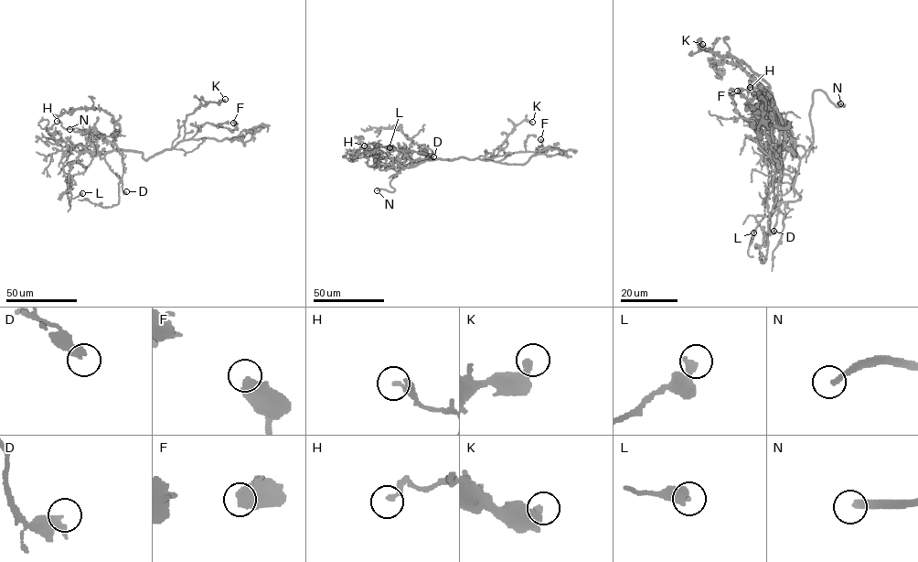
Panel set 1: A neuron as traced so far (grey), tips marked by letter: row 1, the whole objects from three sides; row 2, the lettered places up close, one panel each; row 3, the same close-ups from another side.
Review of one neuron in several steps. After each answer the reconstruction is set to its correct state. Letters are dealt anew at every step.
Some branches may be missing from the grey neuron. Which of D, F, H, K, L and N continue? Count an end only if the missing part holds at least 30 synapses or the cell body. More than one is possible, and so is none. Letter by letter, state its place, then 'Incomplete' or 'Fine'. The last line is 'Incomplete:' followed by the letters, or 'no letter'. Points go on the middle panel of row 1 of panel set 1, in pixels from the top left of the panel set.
D: Place: (433, 156). Fine
F: Place: (540, 139). Fine
H: Place: (364, 145). Fine
K: Place: (532, 122). Fine
L: Place: (389, 147). Fine
N: Place: (377, 190). Incomplete
Incomplete: N

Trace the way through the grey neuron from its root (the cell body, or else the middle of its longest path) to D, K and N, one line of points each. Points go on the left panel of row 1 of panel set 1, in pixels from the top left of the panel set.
D: (144, 157), (141, 153), (119, 151), (123, 167), (122, 189), (126, 191)
K: (144, 157), (148, 159), (165, 150), (172, 149), (183, 139), (187, 115), (199, 105), (225, 99)
N: (144, 157), (141, 153), (123, 150), (92, 156), (86, 145), (89, 124), (82, 124), (87, 130), (69, 129)

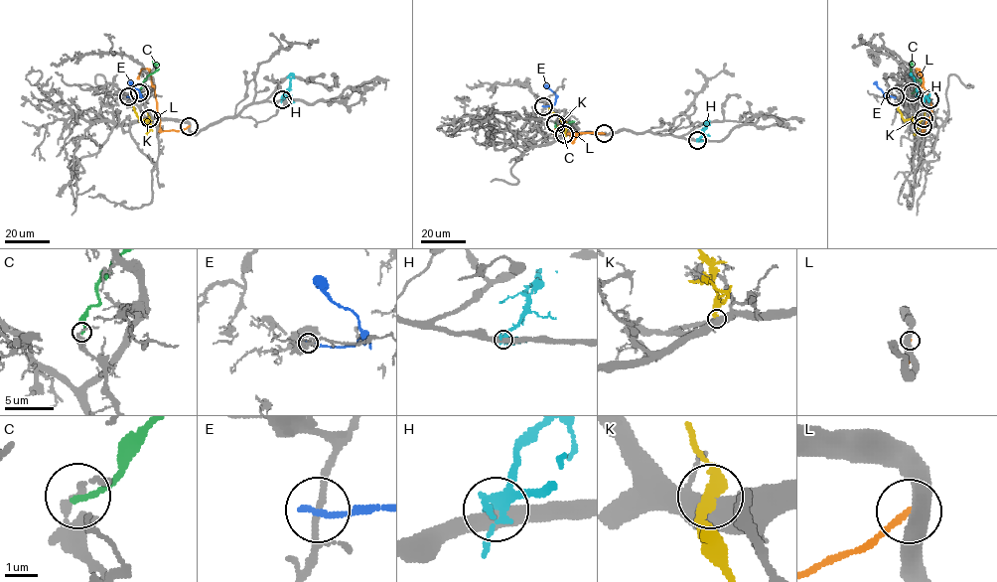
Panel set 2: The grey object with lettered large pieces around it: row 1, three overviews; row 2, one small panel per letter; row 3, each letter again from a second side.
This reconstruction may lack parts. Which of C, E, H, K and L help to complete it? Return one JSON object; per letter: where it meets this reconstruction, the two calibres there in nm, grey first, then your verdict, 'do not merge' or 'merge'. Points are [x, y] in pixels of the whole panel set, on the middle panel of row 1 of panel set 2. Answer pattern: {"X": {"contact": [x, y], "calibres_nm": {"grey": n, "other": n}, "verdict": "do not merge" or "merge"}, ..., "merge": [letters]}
{"C": {"contact": [555, 123], "calibres_nm": {"grey": 170, "other": 180}, "verdict": "do not merge"}, "E": {"contact": [543, 106], "calibres_nm": {"grey": 150, "other": 220}, "verdict": "do not merge"}, "H": {"contact": [697, 140], "calibres_nm": {"grey": 440, "other": 240}, "verdict": "do not merge"}, "K": {"contact": [564, 134], "calibres_nm": {"grey": 550, "other": 320}, "verdict": "do not merge"}, "L": {"contact": [604, 133], "calibres_nm": {"grey": 550, "other": 180}, "verdict": "do not merge"}, "merge": []}

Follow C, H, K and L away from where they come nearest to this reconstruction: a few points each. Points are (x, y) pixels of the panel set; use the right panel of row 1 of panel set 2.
C: (912, 92), (921, 81), (912, 74), (911, 61)
H: (929, 99), (920, 93), (910, 73)
K: (924, 118), (920, 121), (904, 119), (898, 107)
L: (923, 126), (922, 131), (929, 117), (931, 105), (923, 86), (923, 76), (916, 69), (923, 78)

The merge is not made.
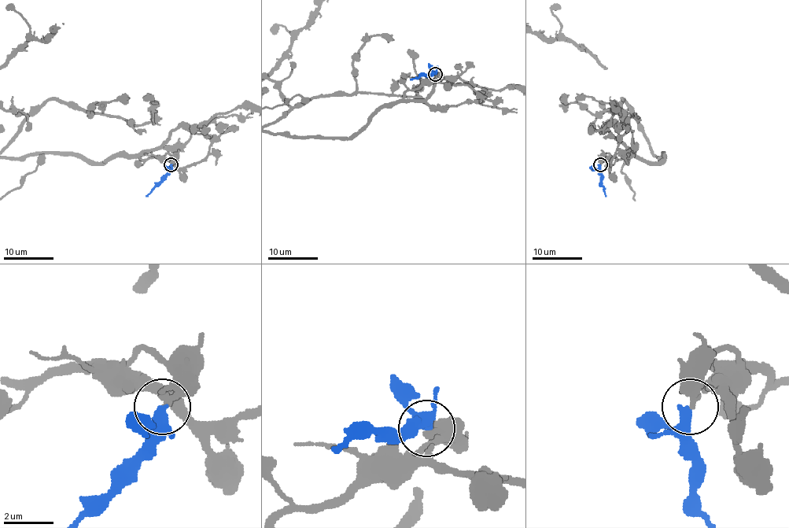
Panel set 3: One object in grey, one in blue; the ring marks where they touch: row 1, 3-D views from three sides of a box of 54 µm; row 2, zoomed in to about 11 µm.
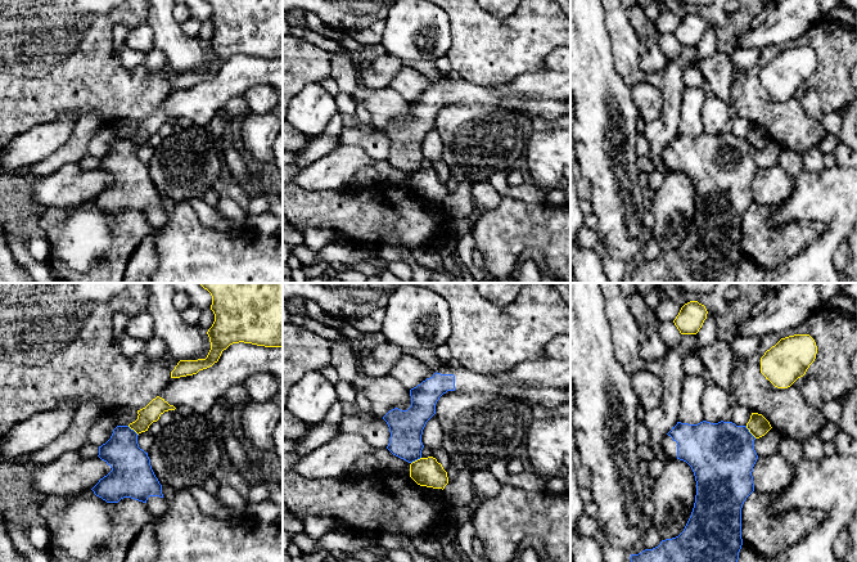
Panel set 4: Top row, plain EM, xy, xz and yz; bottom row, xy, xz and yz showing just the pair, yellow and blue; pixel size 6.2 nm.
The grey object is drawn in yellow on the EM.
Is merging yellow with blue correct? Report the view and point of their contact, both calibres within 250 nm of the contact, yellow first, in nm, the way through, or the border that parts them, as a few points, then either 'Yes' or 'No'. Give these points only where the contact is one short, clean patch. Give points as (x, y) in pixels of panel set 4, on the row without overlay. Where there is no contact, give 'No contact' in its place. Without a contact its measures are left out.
Touches yellow at yz (750, 144). Thickness 140 nm (yellow) against 400 nm. Boundary: yz (745, 138), (756, 149). No

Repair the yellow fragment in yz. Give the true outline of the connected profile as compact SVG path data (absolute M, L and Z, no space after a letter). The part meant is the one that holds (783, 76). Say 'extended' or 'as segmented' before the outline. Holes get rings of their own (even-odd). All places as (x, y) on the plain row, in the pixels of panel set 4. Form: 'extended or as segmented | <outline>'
as segmented | M809 46L781 50L761 69L761 85L777 100L790 99L815 73L817 58Z

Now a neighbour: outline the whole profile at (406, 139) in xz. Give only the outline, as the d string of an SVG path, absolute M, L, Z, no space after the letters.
M439 78L434 85L420 96L410 102L411 118L407 122L394 120L389 122L383 131L387 134L391 144L387 161L396 168L412 175L421 170L424 159L421 154L423 141L427 134L436 126L436 116L447 103L482 103L496 105L528 118L555 120L570 113L570 104L567 100L556 98L531 98L531 99L501 99L496 96L490 86L470 84L463 78Z

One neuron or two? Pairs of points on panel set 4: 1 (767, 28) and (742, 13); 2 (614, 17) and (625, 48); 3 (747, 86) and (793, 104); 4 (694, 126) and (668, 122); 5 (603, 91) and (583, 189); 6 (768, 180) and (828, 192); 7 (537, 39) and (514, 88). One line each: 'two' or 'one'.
1: two
2: one
3: one
4: two
5: two
6: two
7: two

